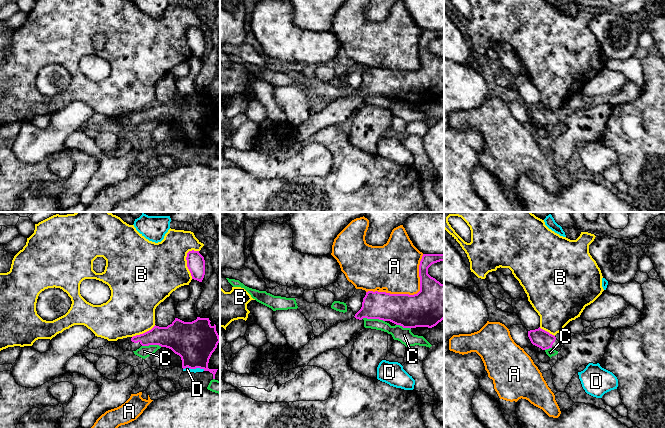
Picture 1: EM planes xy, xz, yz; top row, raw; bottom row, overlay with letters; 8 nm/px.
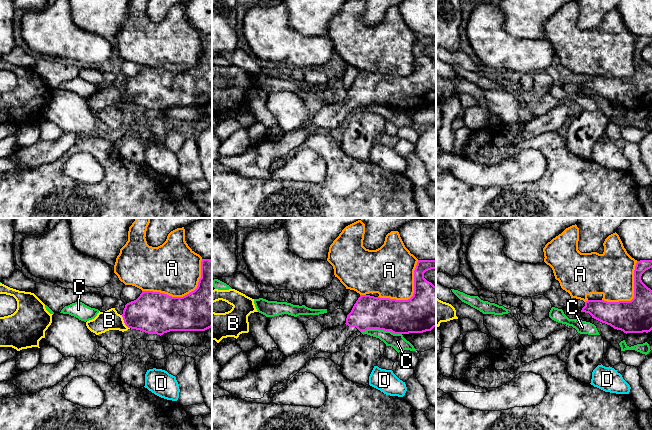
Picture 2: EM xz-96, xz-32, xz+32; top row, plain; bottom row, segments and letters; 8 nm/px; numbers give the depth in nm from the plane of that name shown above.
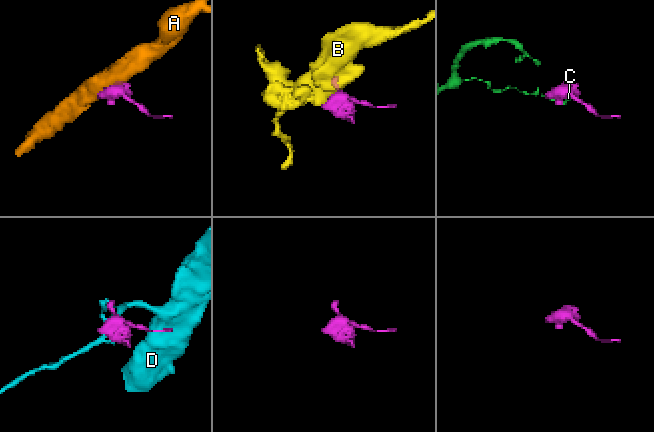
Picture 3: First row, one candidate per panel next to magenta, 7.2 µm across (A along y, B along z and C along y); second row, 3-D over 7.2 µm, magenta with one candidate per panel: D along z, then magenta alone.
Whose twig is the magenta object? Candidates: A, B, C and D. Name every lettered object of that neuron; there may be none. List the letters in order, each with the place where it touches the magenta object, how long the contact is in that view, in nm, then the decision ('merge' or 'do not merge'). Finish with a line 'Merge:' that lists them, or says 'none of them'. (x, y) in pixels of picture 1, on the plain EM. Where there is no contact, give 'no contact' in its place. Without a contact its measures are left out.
A: xz (410, 71) | 550 nm | do not merge
B: xy (187, 39) | 240 nm | do not merge
C: xz (373, 94) | 190 nm | do not merge
D: xy (194, 144) | 180 nm | do not merge
Merge: none of them

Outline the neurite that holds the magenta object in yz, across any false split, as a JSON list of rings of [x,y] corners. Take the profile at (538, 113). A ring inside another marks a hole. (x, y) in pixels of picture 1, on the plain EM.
[[[540,103],[535,106],[528,107],[528,113],[531,119],[542,126],[552,124],[556,127],[561,126],[561,121],[556,113]]]

